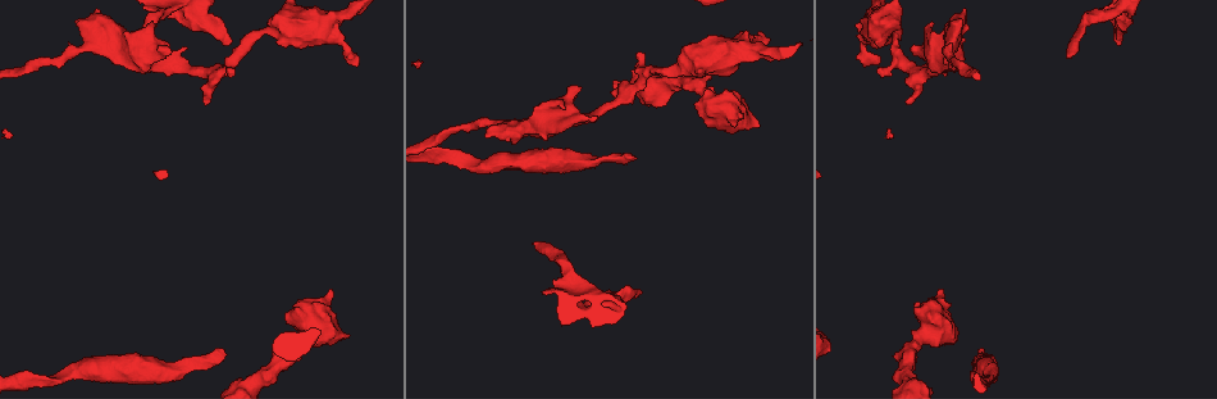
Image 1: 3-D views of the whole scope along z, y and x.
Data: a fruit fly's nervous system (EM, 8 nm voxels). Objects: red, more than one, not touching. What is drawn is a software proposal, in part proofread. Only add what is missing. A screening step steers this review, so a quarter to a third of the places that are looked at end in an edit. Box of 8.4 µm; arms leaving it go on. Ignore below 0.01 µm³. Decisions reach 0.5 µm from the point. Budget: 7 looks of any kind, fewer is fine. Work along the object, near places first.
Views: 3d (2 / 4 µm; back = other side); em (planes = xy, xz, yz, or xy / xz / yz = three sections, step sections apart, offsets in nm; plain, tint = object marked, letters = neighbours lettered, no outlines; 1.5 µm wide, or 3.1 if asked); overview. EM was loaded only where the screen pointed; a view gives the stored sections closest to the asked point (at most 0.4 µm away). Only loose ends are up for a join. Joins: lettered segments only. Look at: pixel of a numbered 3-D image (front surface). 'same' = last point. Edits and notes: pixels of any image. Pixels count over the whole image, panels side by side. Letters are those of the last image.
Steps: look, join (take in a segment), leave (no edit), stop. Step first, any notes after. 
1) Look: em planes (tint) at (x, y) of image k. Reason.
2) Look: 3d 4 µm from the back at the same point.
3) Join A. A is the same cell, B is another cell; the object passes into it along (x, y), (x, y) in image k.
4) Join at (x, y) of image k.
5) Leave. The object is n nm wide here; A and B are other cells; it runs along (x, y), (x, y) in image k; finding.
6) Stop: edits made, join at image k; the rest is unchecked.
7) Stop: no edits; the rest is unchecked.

Look: 3d 2 µm at (534, 241) of image 1. Branch stops here.

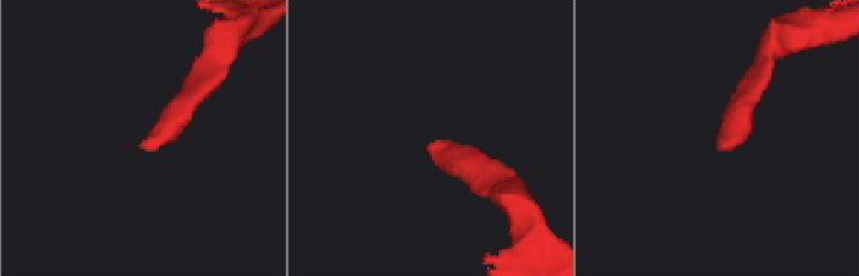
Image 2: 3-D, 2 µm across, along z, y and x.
Look: em xz step 8 (letters) at (720, 149) of image 2.

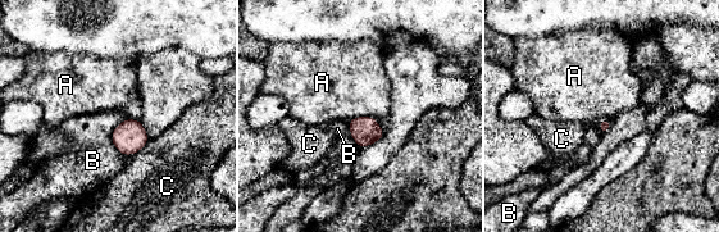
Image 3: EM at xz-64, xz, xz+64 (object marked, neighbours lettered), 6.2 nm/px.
Look: em planes (letters) at the same point. Another direction.

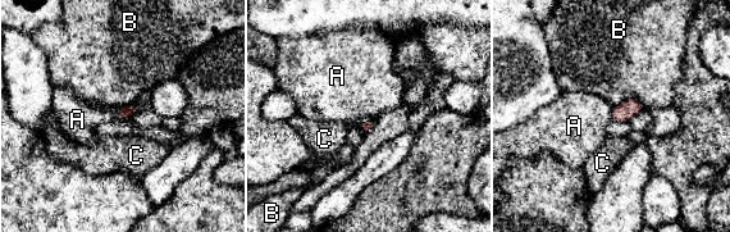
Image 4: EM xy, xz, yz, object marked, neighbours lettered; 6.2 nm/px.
Leave. A, B and C are other cells; a border runs along (137, 104), (127, 118), (117, 117) in image 4; no lettered segment goes on from it.

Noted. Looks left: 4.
Look: em xz step 8 (tint) at (169, 53) of image 1. An open end.

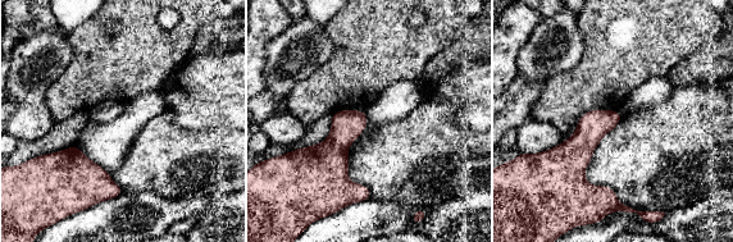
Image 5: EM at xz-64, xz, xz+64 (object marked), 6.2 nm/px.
Look: em planes (letters) at the same point.

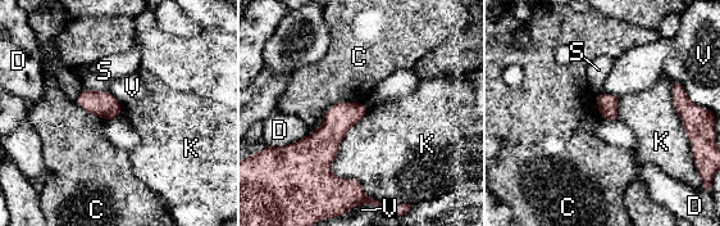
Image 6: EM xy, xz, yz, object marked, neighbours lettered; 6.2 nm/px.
Leave. C, D, K, S and V are other cells; none of them fits.

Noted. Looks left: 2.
Look: 3d 2 µm from the back at (637, 291) of image 1. Branch stops here.

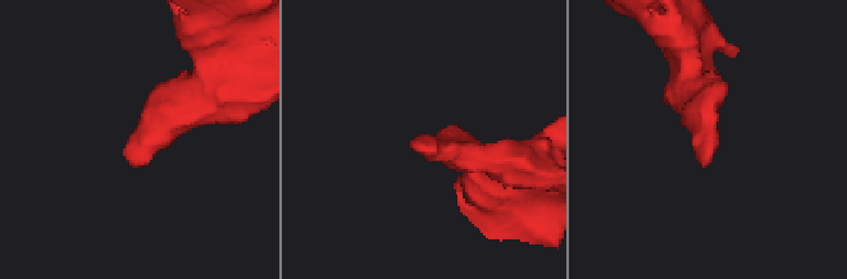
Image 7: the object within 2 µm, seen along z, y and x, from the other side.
Look: em planes (letters) at (711, 157) of image 7. Need the tissue.

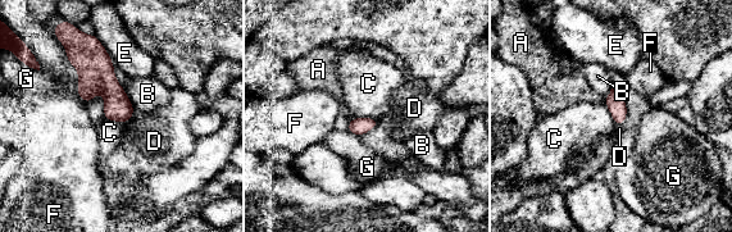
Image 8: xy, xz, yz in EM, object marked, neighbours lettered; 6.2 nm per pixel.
Leave. The longest contact is with F, 380 nm; A, B, C, D, E, F and G are other cells; a border runs along (351, 117), (374, 117), (377, 119) in image 8; none of them fits.

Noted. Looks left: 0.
Stop: no edits; the rest is unchecked.

